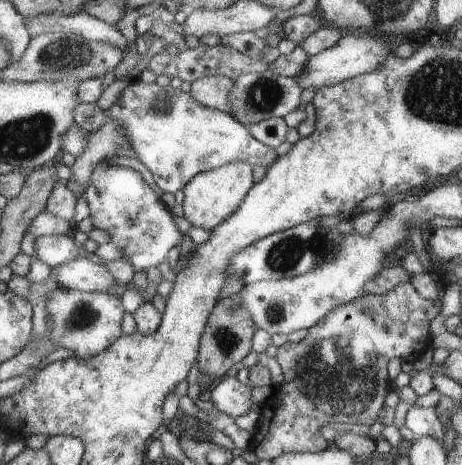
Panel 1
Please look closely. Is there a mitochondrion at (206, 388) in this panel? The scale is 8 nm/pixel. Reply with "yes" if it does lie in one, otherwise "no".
no

